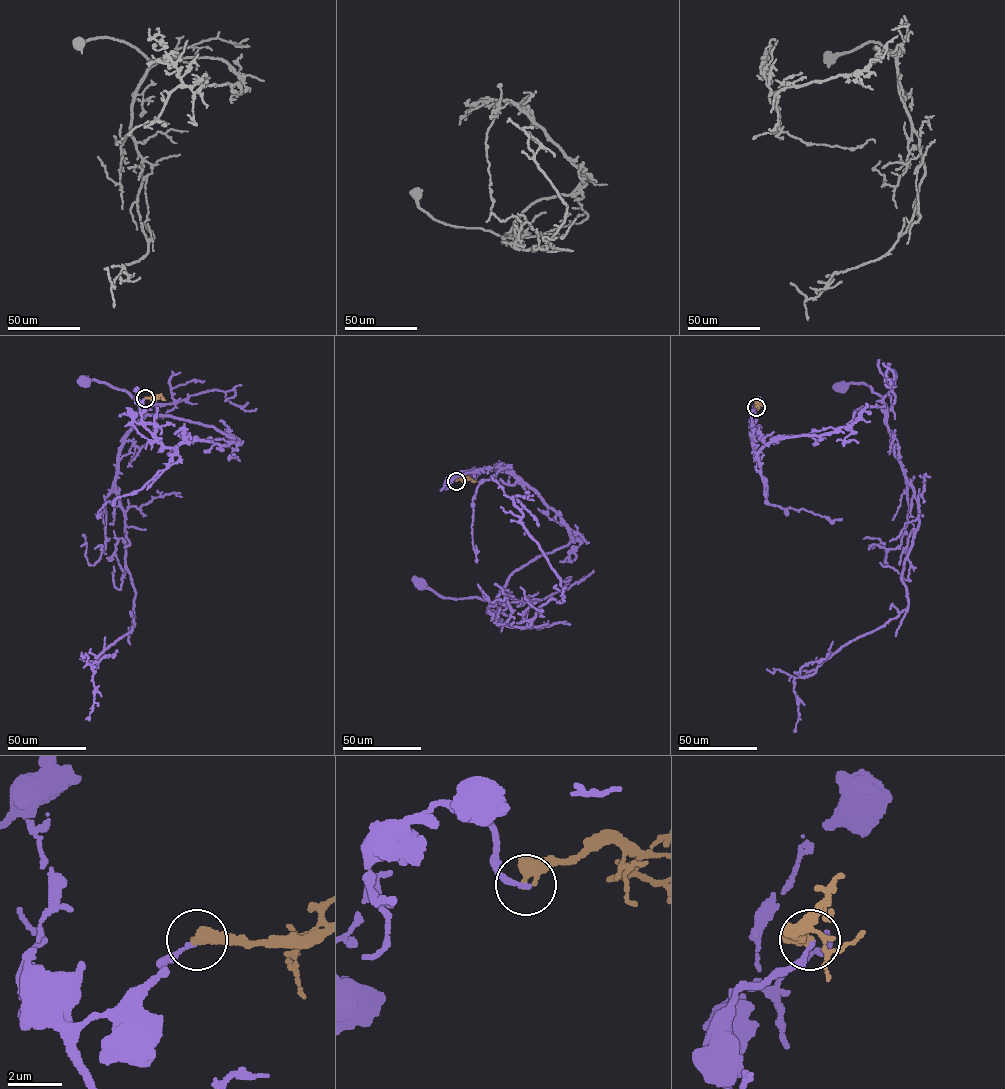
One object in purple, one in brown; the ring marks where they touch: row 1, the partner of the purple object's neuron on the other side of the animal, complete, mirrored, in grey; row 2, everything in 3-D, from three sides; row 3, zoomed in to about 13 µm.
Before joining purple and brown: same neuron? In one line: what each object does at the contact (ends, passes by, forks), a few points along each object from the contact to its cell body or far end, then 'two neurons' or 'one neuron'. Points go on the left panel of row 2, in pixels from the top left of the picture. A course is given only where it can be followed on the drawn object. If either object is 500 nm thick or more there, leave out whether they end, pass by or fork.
purple ends | brown ends | purple via (145, 398), (143, 425), (164, 446), (233, 442), (171, 415), (138, 421), (145, 407), (126, 392), (83, 380) | brown via (145, 398), (160, 394), (165, 400) | two neurons

